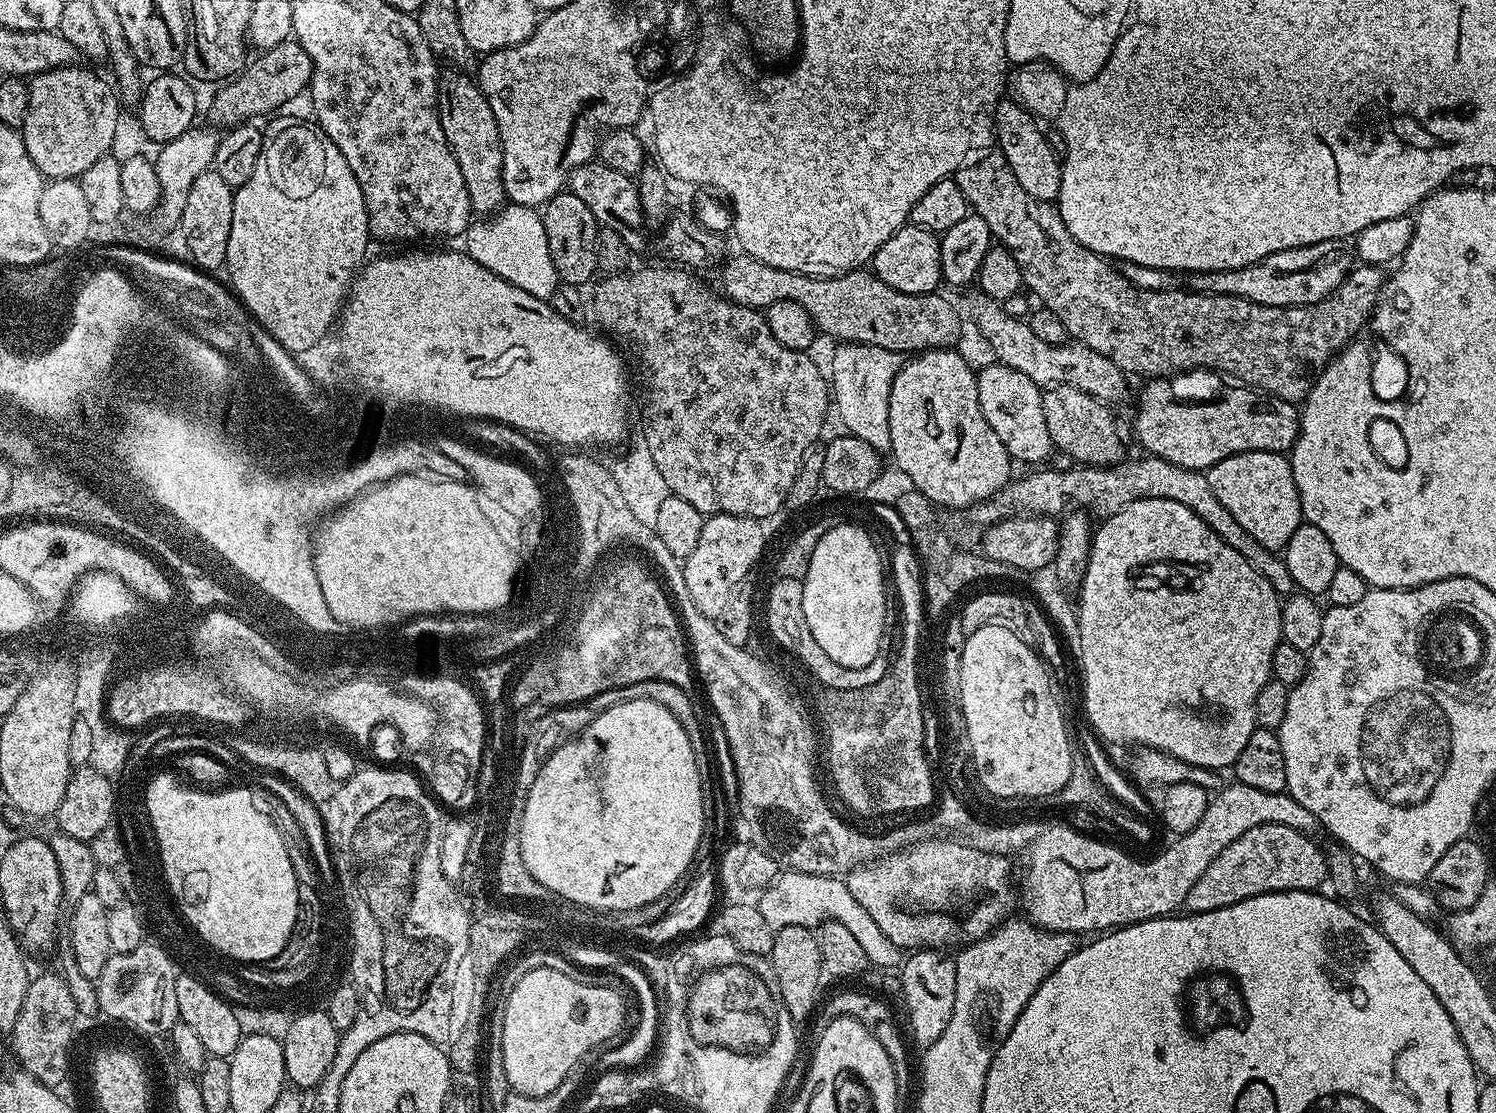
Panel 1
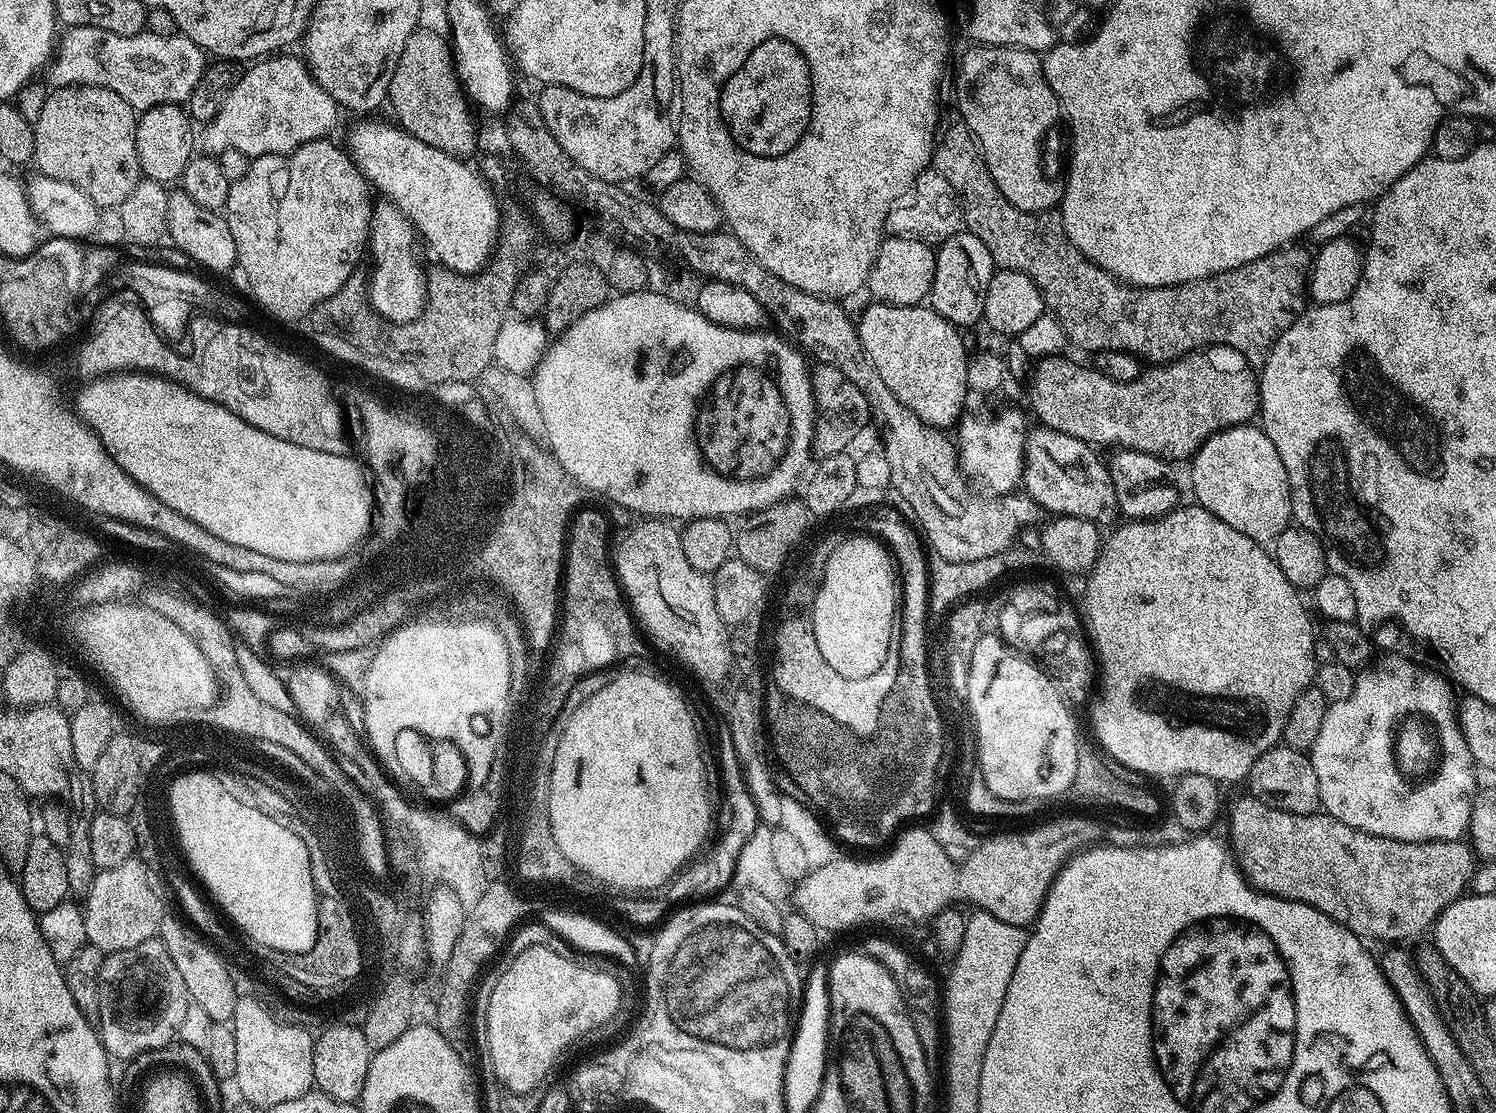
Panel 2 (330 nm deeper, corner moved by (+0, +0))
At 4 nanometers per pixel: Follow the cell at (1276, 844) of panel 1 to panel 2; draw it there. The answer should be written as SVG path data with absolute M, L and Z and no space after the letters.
M1244 794L1241 800L1233 802L1232 821L1228 828L1232 831L1232 854L1254 888L1267 892L1269 896L1314 906L1368 942L1408 942L1404 940L1422 935L1427 928L1429 931L1440 917L1440 911L1469 891L1478 867L1478 856L1472 844L1463 839L1391 840L1346 826L1346 822L1338 822L1338 818L1327 814L1290 814L1251 794Z

